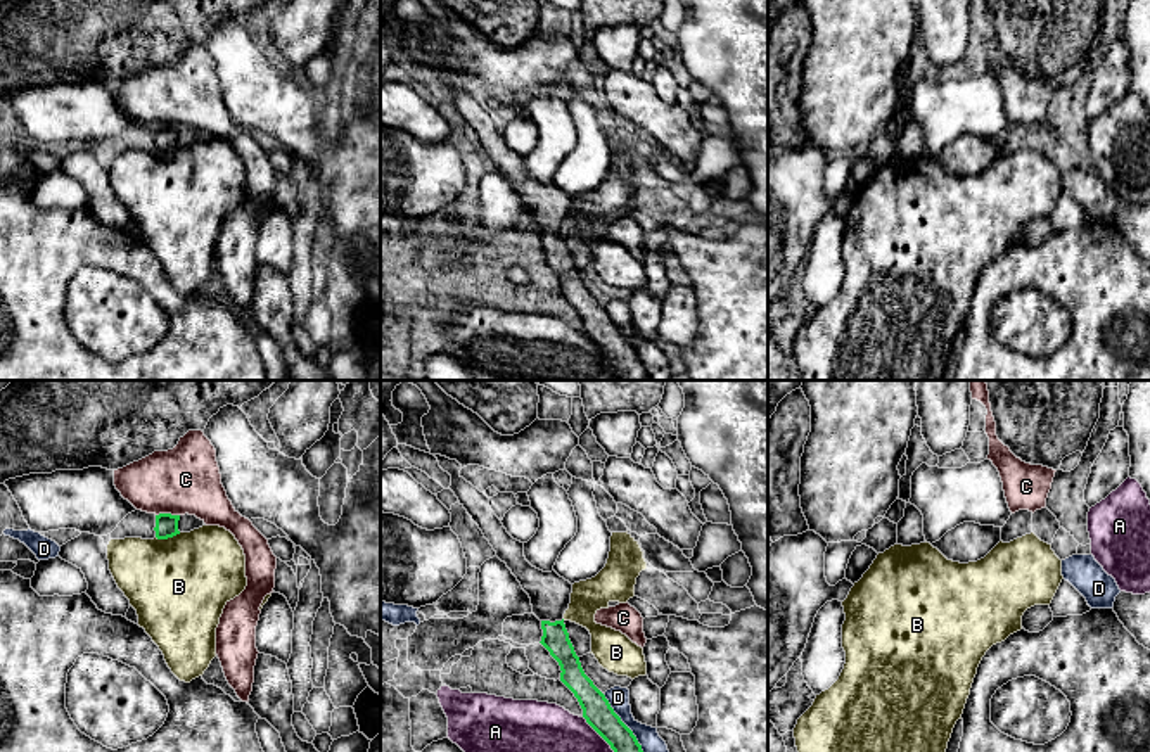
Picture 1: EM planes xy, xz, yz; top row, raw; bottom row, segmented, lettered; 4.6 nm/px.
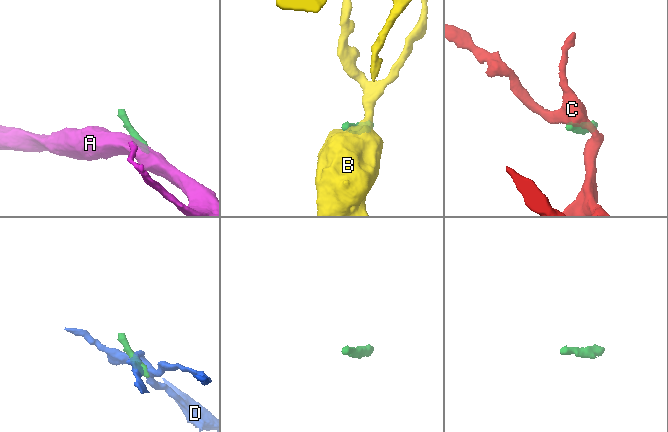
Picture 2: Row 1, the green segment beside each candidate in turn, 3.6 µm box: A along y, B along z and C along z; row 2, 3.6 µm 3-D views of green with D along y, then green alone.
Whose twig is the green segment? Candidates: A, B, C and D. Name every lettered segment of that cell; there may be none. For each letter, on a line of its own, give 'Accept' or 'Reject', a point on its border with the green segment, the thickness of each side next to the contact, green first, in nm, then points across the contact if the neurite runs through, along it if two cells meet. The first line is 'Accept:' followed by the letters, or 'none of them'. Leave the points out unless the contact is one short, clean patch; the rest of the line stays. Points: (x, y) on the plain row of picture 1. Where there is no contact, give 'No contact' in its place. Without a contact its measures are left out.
Accept: none of them
A: Reject. Touches green at xz (604, 351). Thickness 140 nm (green) against 480 nm. Boundary: xz (583, 329), (621, 377)
B: Reject. Touches green at xy (168, 149). Thickness 110 nm (green) against 460 nm. Boundary: xy (180, 146), (170, 151), (156, 151)
C: Reject. Touches green at xy (166, 127). Thickness 110 nm (green) against 320 nm. Boundary: xy (178, 127), (156, 128)
D: Reject. Touches green at xz (630, 343). Thickness 140 nm (green) against 120 nm. Boundary: xz (602, 306), (635, 350), (649, 379)

